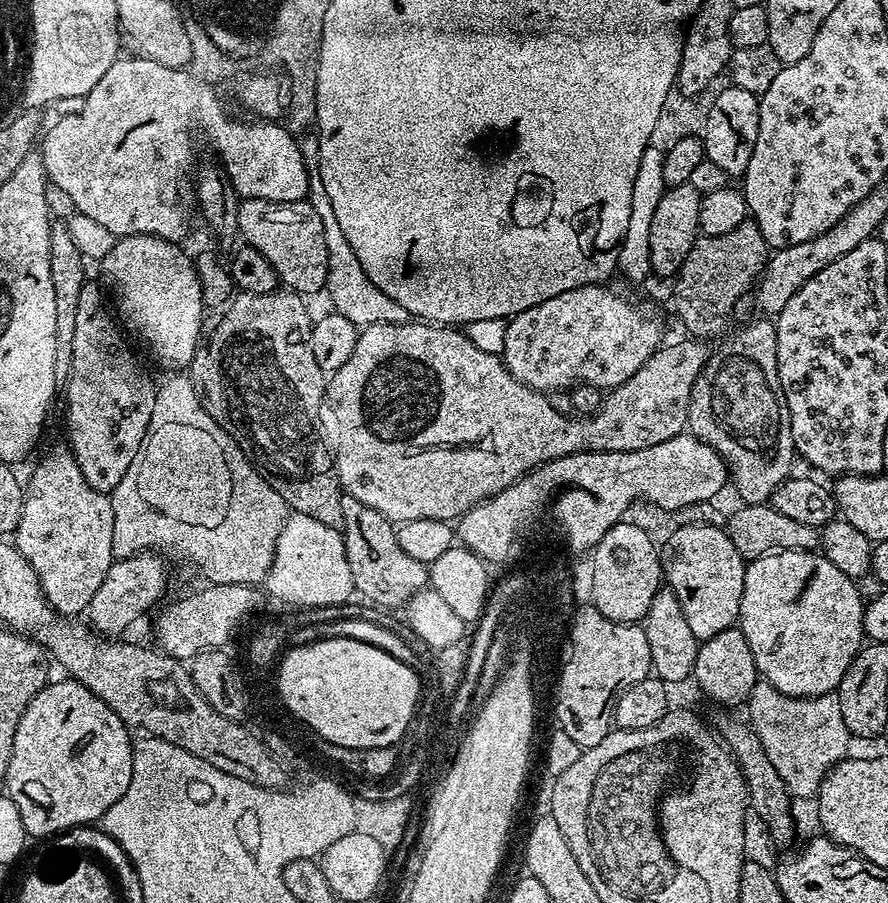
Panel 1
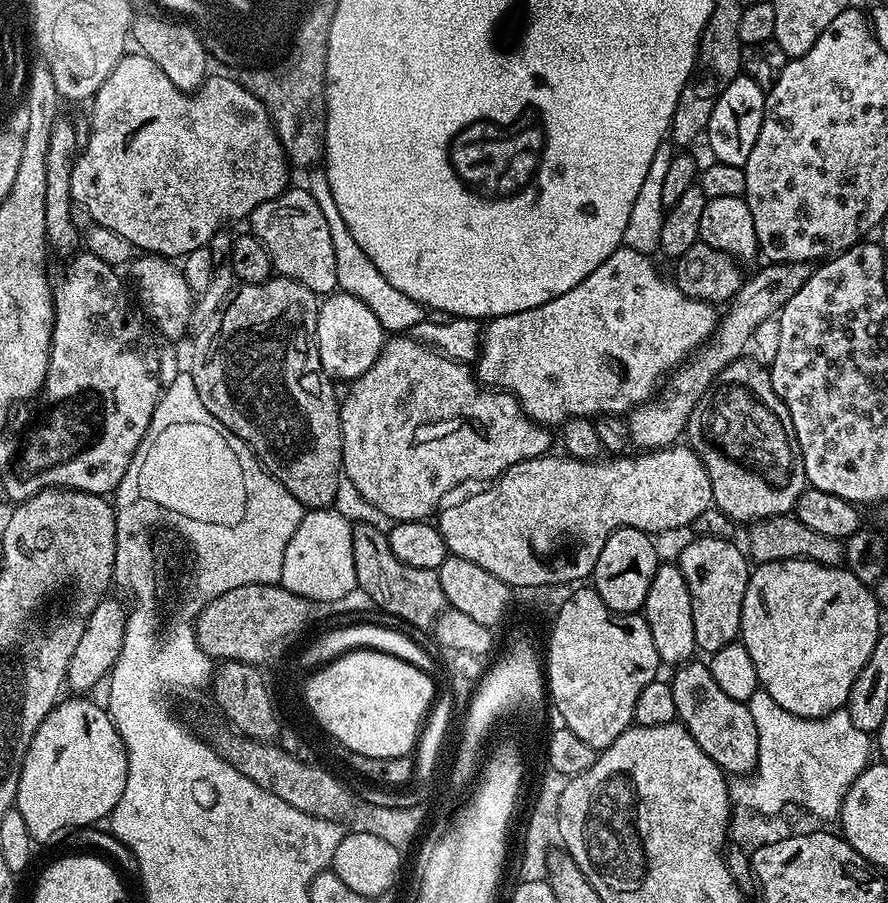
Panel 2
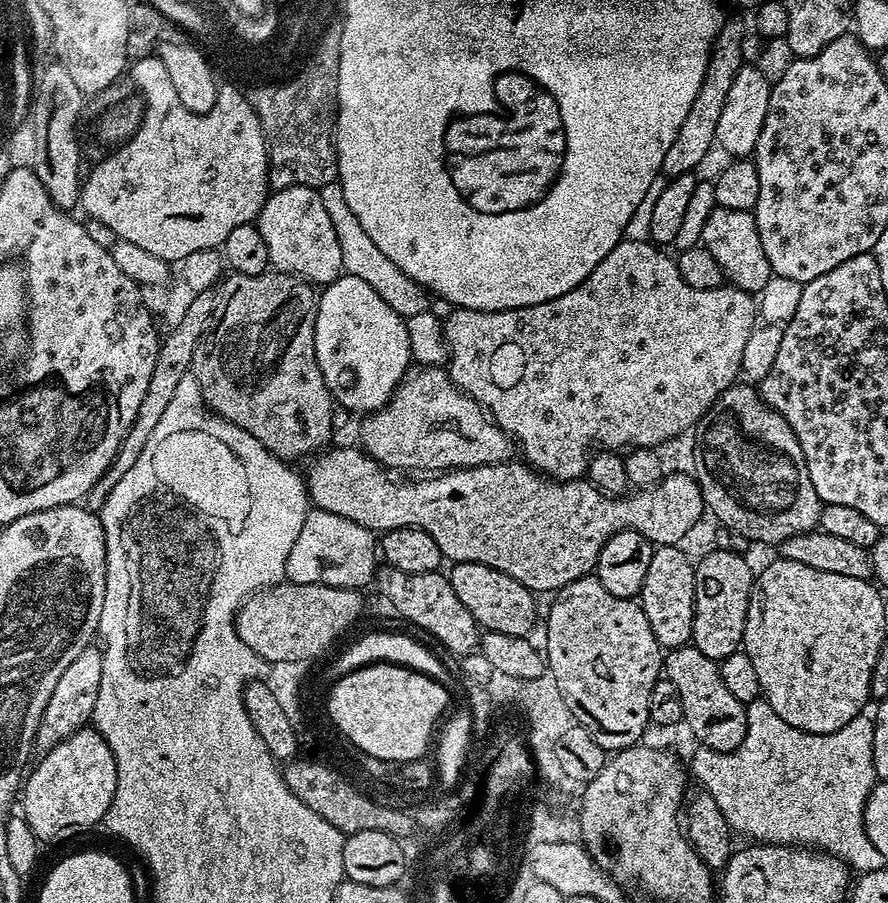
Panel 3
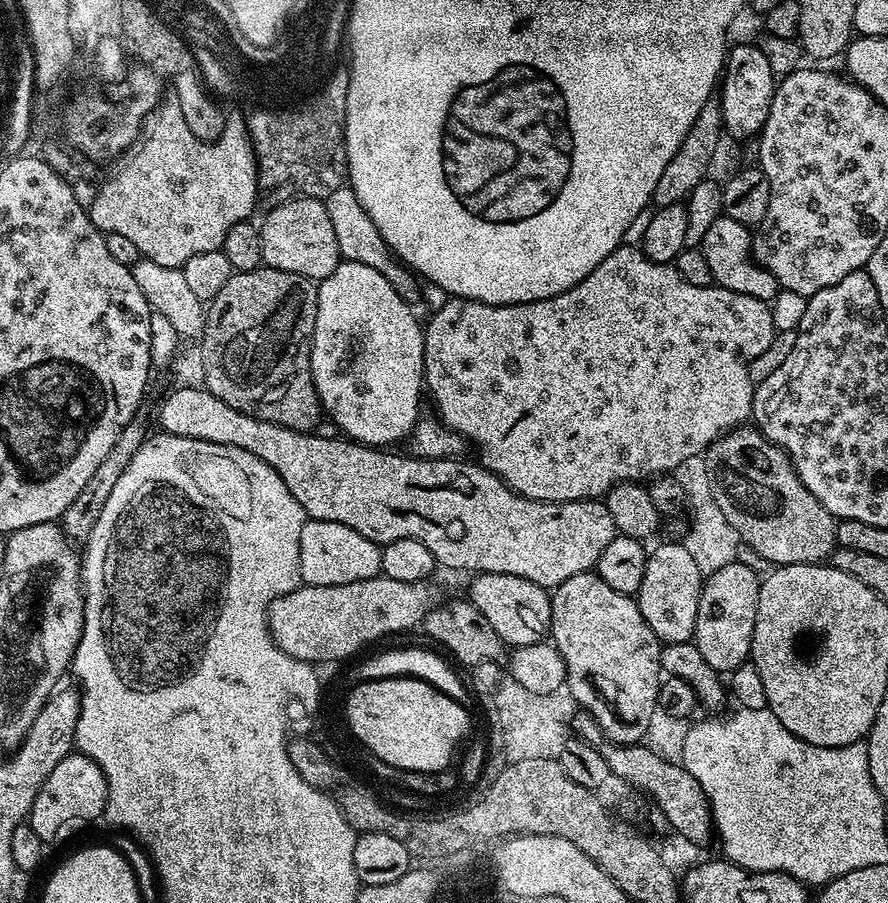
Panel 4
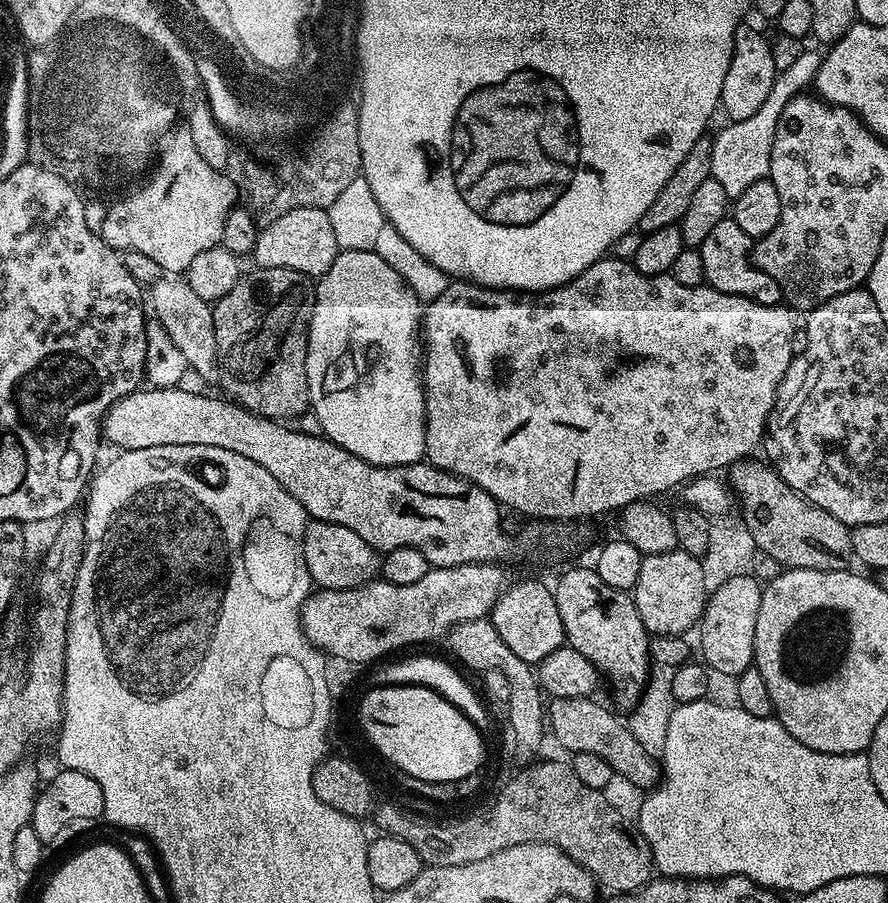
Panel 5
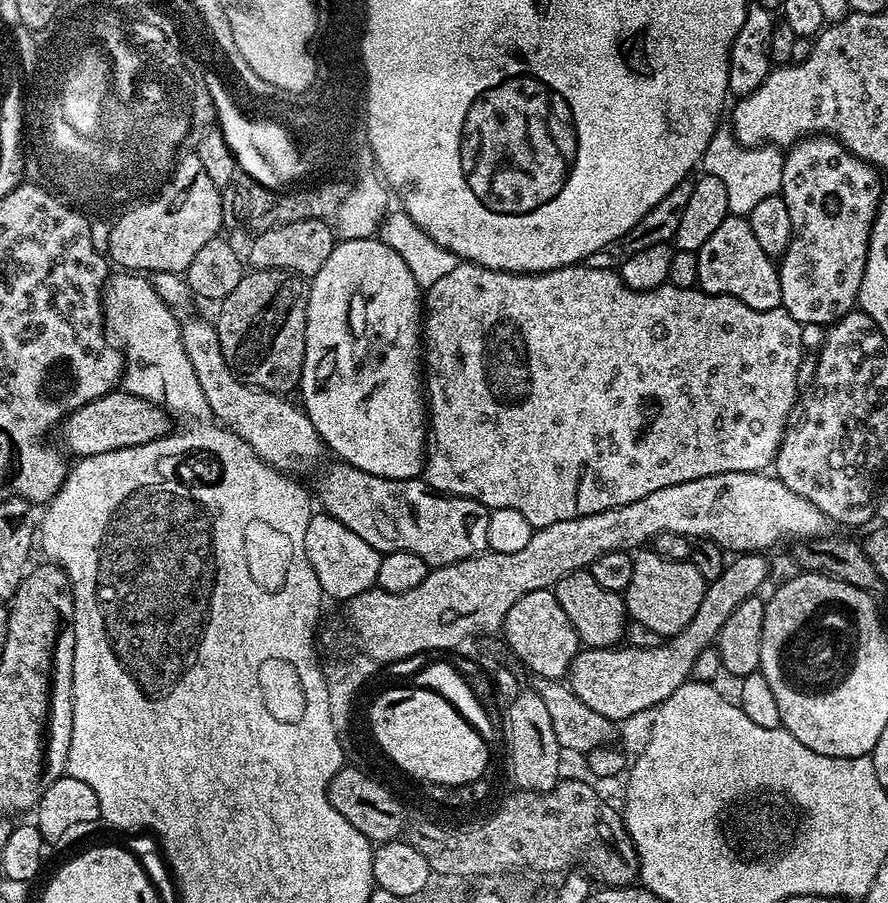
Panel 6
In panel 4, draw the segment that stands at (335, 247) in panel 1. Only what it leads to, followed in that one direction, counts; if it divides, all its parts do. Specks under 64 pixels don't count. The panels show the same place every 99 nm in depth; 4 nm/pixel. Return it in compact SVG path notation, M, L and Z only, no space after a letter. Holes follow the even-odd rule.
M343 186L335 190L334 193L324 198L323 202L326 206L326 214L330 214L334 234L338 238L338 250L341 257L344 260L362 262L362 266L374 266L374 270L378 270L378 274L382 274L382 278L386 278L386 282L390 282L390 286L394 286L394 290L398 290L405 300L415 301L415 296L416 299L418 296L417 277L407 267L397 262L382 238L382 234L378 234L378 226L374 226L370 214L362 210L362 202L358 202L358 194L354 194L352 187Z

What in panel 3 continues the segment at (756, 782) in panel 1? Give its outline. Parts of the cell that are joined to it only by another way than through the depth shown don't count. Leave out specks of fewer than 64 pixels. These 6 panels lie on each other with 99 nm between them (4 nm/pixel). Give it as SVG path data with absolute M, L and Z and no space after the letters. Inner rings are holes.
M685 646L671 649L663 657L662 672L667 680L674 684L674 688L678 692L678 698L681 699L682 704L682 714L684 716L683 723L685 725L688 724L693 738L697 740L695 743L710 750L735 753L736 748L742 746L742 742L746 738L748 709L742 702L738 702L738 698L734 698L734 694L730 694L730 690L726 686L726 681L720 673L719 663L710 658L706 658L706 654L702 654L702 650Z

